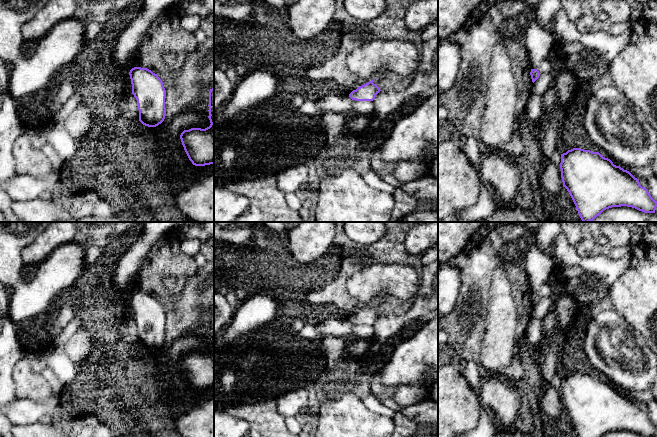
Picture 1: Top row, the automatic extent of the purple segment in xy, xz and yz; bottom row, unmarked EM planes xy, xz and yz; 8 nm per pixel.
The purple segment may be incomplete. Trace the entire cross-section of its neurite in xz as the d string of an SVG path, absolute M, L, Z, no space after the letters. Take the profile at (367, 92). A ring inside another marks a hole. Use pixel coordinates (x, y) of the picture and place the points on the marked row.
M371 80L356 90L353 90L349 94L349 97L356 101L373 101L380 91L380 88Z

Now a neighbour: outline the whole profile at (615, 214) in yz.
M627 206L612 207L589 222L657 222L657 214L644 213Z

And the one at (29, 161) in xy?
M20 135L13 146L13 157L15 159L15 172L18 175L31 175L34 177L58 175L52 168L48 156L33 147L26 135Z

